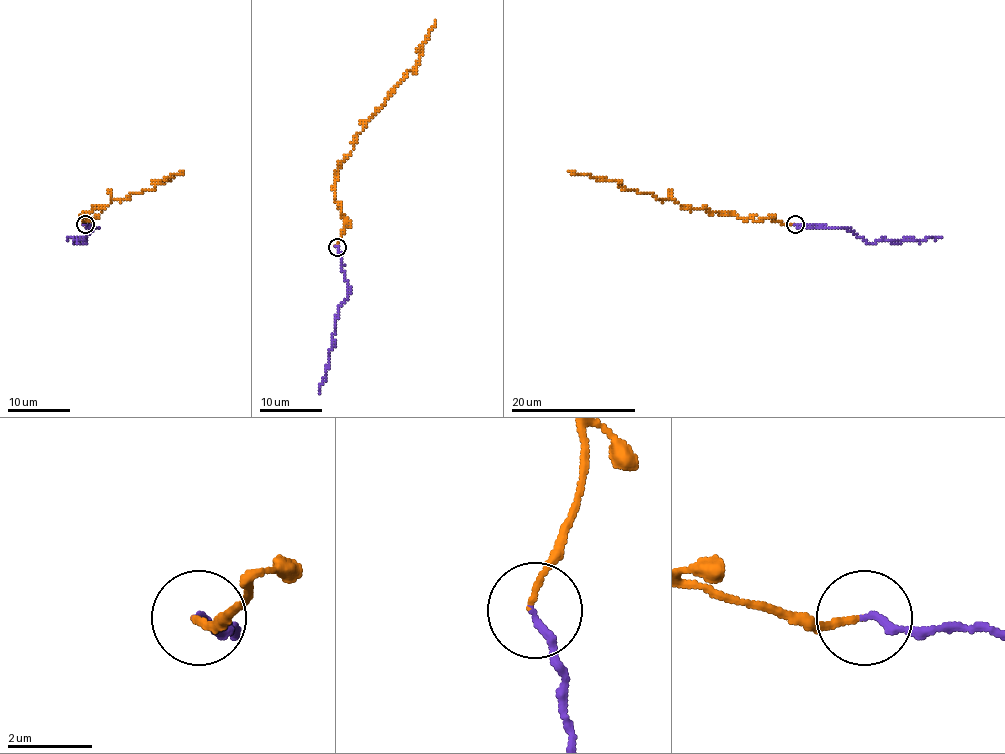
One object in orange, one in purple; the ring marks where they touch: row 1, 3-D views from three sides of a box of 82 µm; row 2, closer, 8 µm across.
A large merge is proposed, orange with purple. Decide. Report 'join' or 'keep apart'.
join

